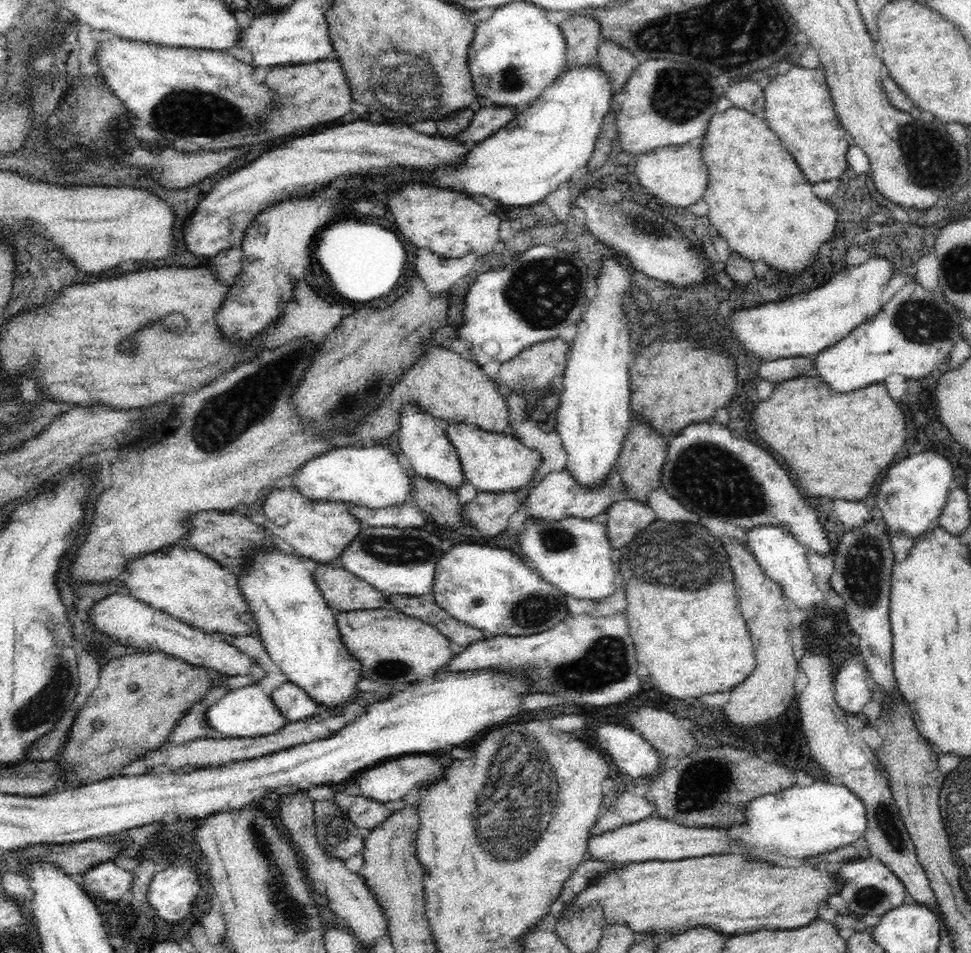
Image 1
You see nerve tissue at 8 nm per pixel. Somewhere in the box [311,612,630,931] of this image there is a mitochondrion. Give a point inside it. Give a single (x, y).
(522, 769)

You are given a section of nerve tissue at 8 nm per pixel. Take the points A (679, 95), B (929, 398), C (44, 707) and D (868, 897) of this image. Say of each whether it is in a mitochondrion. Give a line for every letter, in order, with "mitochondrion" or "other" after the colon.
A: mitochondrion
B: other
C: mitochondrion
D: mitochondrion

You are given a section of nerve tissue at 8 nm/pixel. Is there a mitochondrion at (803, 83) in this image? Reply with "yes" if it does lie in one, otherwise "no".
no

